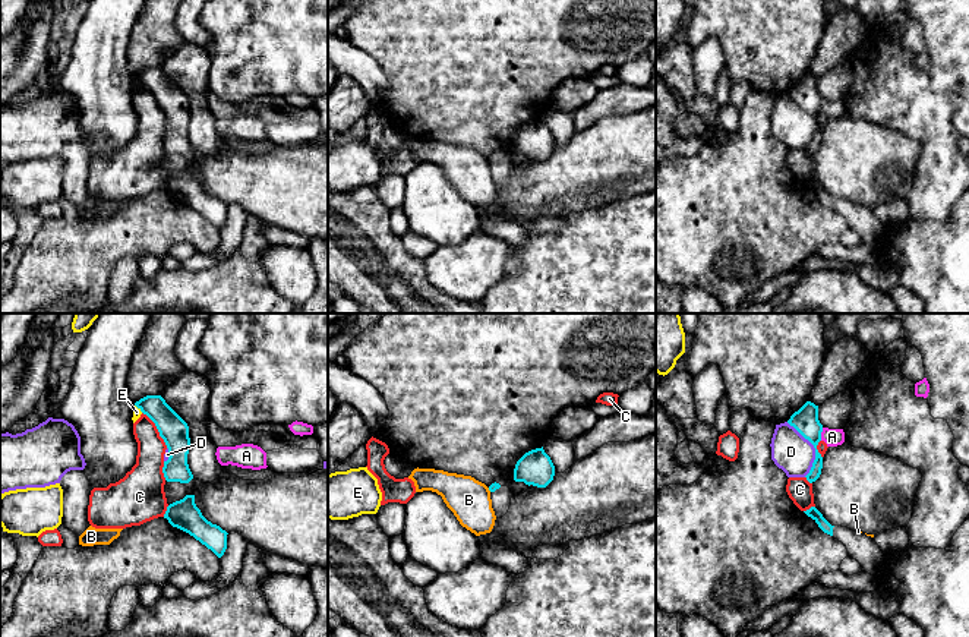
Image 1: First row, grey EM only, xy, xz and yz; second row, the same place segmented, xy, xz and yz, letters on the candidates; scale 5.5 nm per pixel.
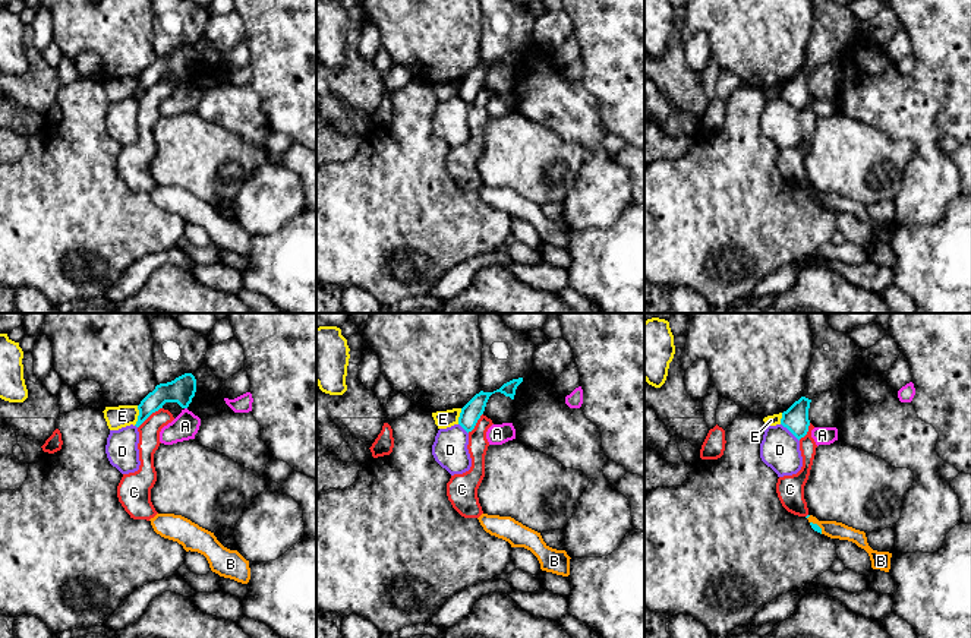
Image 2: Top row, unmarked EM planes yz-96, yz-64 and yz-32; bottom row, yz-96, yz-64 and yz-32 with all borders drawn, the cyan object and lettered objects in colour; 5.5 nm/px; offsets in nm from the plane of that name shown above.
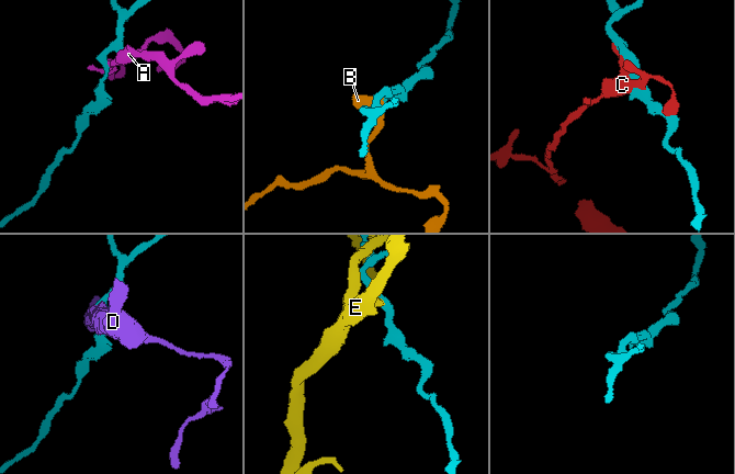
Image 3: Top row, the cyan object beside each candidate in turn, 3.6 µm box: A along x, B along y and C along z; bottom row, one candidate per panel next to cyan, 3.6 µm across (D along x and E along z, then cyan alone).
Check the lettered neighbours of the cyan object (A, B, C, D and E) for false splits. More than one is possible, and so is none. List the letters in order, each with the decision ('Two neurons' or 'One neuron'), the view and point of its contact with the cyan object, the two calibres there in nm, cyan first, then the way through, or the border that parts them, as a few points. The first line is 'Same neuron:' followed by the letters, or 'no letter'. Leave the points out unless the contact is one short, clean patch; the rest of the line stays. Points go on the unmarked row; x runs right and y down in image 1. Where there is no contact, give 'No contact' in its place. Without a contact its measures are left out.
Same neuron: no letter
A: Two neurons. Touches cyan at yz (820, 106). Thickness 140 nm (cyan) against 100 nm
B: Two neurons. Touches cyan at xz (489, 161). Thickness 50 nm (cyan) against 220 nm. Boundary: xz (488, 160), (491, 163)
C: Two neurons. Touches cyan at xy (157, 100). Thickness 160 nm (cyan) against 160 nm
D: Two neurons. Touches cyan at yz (814, 119). Thickness 140 nm (cyan) against 220 nm
E: Two neurons. Touches cyan at xy (139, 79). Thickness 160 nm (cyan) against 50 nm

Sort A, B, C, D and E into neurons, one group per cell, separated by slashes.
A / B / C / D / E

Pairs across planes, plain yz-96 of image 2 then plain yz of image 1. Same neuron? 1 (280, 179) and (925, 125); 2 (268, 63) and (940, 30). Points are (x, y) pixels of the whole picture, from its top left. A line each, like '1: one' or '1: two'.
1: one
2: one

